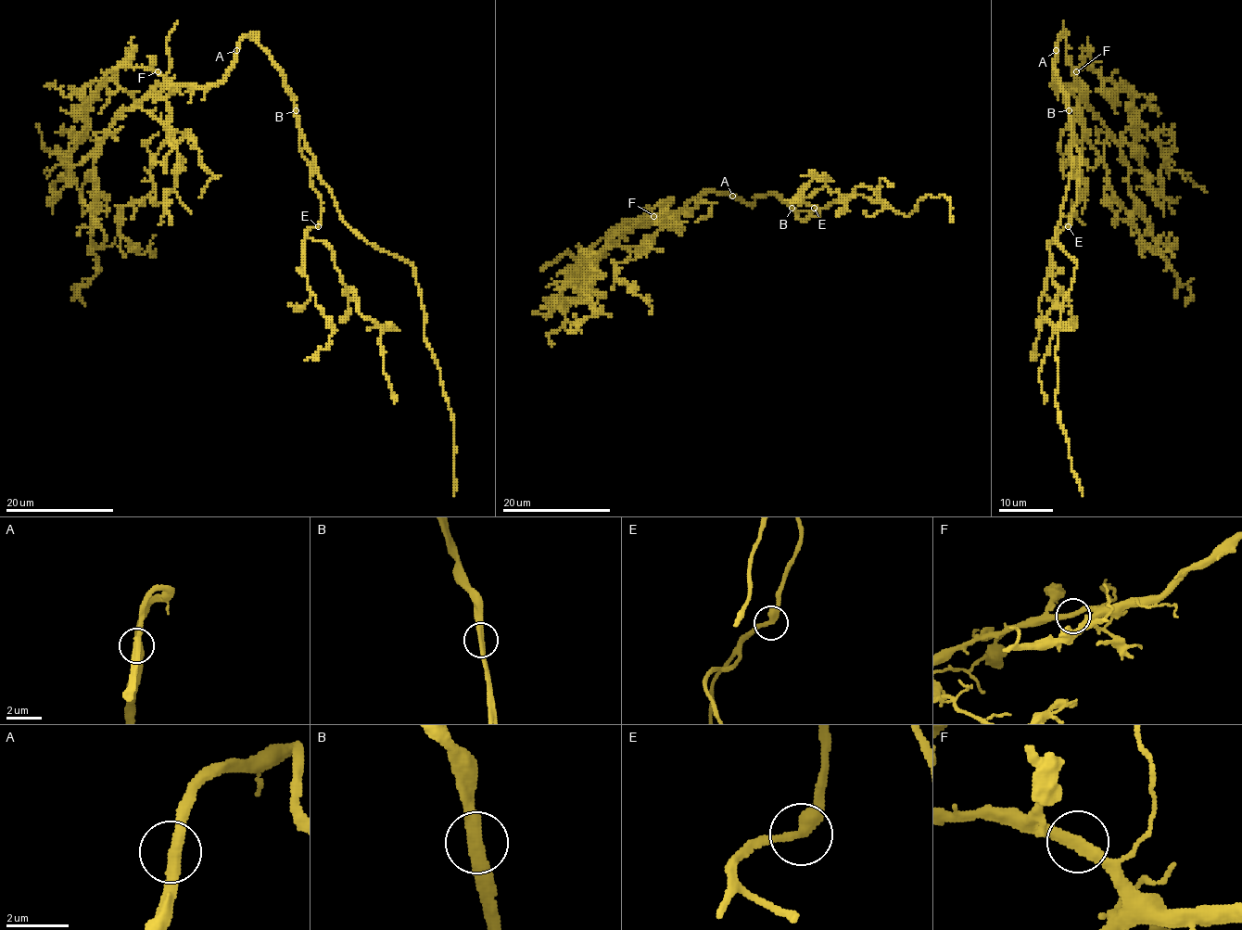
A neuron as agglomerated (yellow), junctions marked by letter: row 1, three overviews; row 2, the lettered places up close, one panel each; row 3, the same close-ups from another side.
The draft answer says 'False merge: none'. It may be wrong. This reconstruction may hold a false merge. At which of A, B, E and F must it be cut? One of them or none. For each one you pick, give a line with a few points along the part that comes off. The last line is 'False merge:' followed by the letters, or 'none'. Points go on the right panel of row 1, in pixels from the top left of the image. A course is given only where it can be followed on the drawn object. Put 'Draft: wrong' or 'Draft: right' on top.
Draft: right
False merge: none

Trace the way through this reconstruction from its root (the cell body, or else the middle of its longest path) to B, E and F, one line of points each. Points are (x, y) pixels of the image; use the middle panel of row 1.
B: (779, 199), (792, 208)
E: (779, 199), (803, 221), (807, 217), (817, 216), (814, 208)
F: (779, 199), (776, 196), (757, 196), (752, 205), (746, 205), (735, 196), (705, 191), (679, 210), (653, 216)

